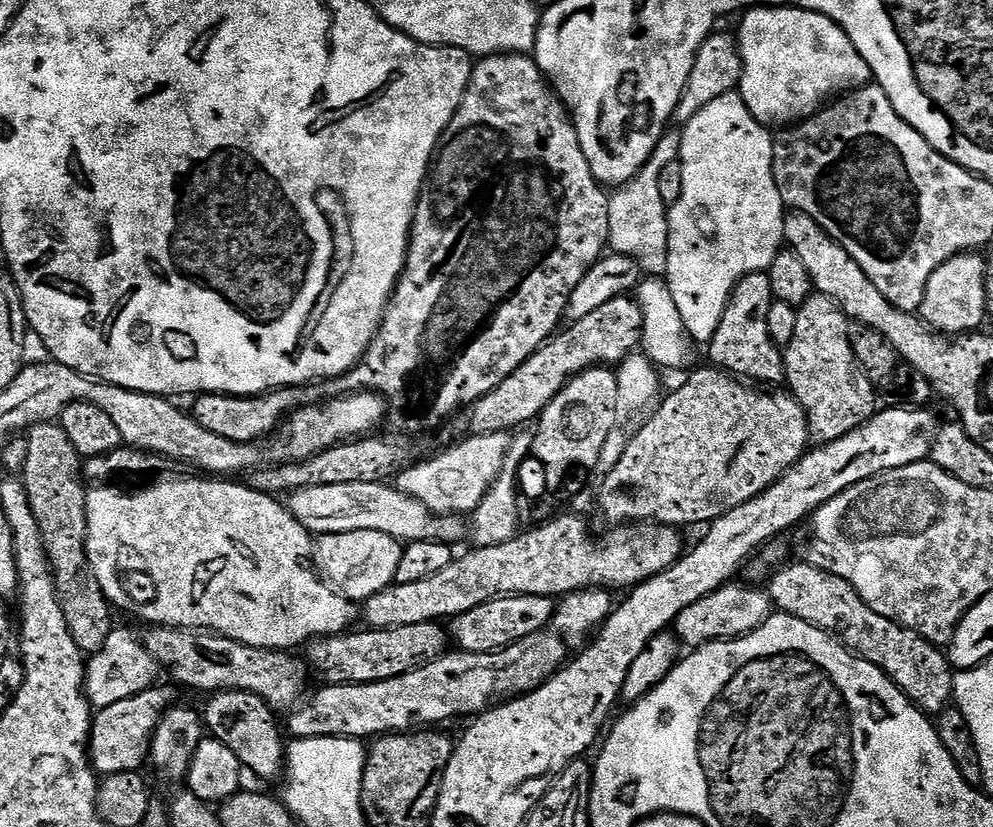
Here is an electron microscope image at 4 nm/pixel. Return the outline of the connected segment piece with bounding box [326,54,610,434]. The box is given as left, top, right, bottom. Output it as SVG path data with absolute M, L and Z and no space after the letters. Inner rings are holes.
M497 54L477 59L473 63L472 77L466 86L462 102L432 152L432 161L428 164L424 185L420 187L420 196L416 199L416 208L412 212L406 267L396 281L396 287L392 289L388 305L384 307L380 329L364 351L364 358L359 364L335 380L327 381L329 393L375 392L383 396L390 405L390 422L392 418L392 424L396 427L393 429L407 430L412 434L416 434L419 428L436 428L443 420L451 421L465 406L490 394L490 390L494 390L498 382L510 378L510 374L514 374L514 370L518 370L522 362L530 359L547 340L552 339L561 327L560 319L563 321L568 311L568 296L609 247L608 197L609 193L594 178L590 162L586 162L586 154L582 154L582 146L578 142L569 109L552 91L535 59L528 54Z

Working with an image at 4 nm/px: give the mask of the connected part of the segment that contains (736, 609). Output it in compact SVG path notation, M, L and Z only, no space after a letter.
M741 582L725 584L714 590L714 594L706 594L706 598L698 598L694 606L686 606L682 614L678 614L674 625L674 635L681 645L695 650L704 644L713 644L716 640L734 640L738 636L750 634L759 624L765 624L773 615L774 605L763 587L747 588Z

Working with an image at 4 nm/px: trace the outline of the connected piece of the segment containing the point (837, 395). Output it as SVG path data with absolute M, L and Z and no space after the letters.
M813 294L796 308L794 338L783 349L784 380L802 406L808 419L808 435L817 445L834 442L862 426L877 407L877 389L872 389L873 381L856 363L854 350L850 350L849 323L833 300Z

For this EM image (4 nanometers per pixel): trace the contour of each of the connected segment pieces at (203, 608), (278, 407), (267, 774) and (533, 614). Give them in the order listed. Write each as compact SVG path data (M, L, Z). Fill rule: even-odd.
M164 478L161 484L152 484L149 488L144 488L141 492L119 492L116 488L104 488L108 486L92 486L87 489L86 492L86 518L88 519L88 540L85 541L85 549L88 551L88 561L90 562L90 566L92 567L92 573L94 574L94 578L98 578L98 586L102 586L102 590L104 591L105 598L108 599L109 605L117 606L116 604L120 604L124 600L124 584L120 581L120 559L124 556L124 548L129 548L130 551L133 552L134 555L140 559L140 564L142 567L148 571L148 576L152 579L152 584L156 587L156 597L153 598L149 604L144 604L140 608L140 616L144 620L149 620L147 623L152 626L167 626L169 628L186 628L189 630L203 630L205 632L211 632L218 636L225 636L226 638L230 638L231 640L237 640L238 642L242 642L246 646L254 646L255 648L266 648L269 650L296 650L296 647L301 644L301 646L307 645L309 642L322 637L322 636L338 636L341 635L349 629L353 627L352 619L357 619L358 616L358 608L353 601L347 600L345 596L341 596L339 592L336 591L335 588L329 586L321 577L318 575L317 569L314 567L314 536L313 533L305 530L301 524L299 524L293 516L288 513L287 507L277 497L275 496L267 496L266 494L262 494L261 492L255 492L252 488L248 487L247 483L244 482L229 482L224 478L200 478L204 480L166 480L170 478Z
M312 386L277 388L262 396L223 396L220 392L205 392L195 397L196 405L190 408L190 415L202 430L210 430L210 434L230 438L230 442L256 442L276 431L285 417L296 409L313 403L317 399L316 390Z
M226 691L213 693L206 710L203 709L204 727L210 733L211 739L222 742L229 750L234 750L234 758L245 769L248 768L256 776L264 780L272 780L281 775L286 767L286 740L276 729L272 718L273 709L264 699L257 695L242 691ZM284 739L284 740L283 740Z
M497 596L455 617L450 624L450 636L459 651L496 652L499 648L517 644L522 638L545 631L553 623L557 607L557 601L551 596Z

